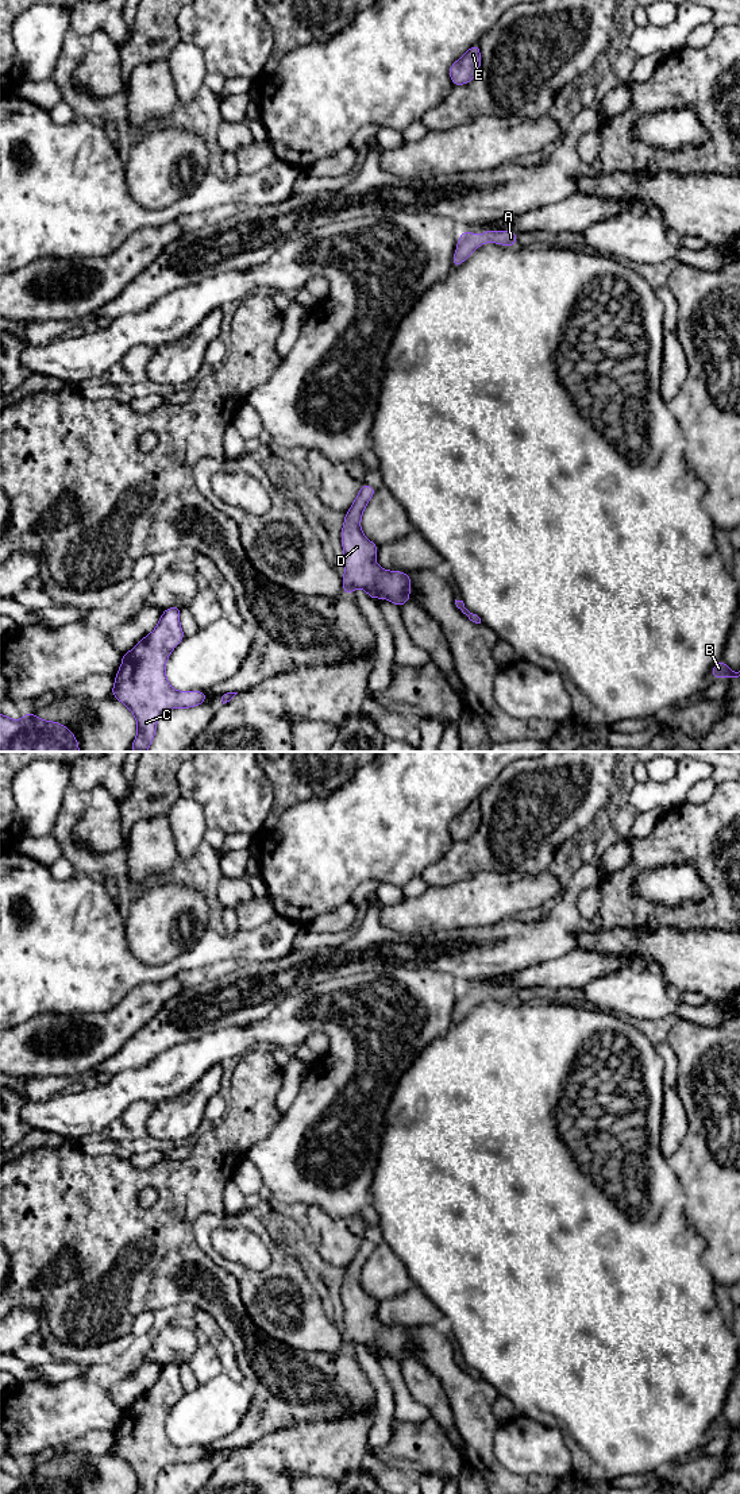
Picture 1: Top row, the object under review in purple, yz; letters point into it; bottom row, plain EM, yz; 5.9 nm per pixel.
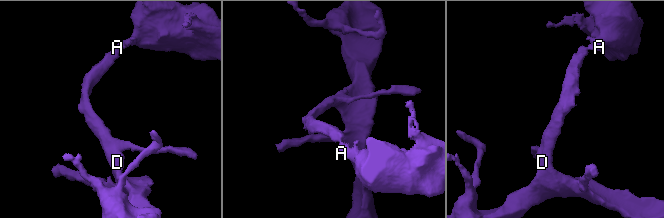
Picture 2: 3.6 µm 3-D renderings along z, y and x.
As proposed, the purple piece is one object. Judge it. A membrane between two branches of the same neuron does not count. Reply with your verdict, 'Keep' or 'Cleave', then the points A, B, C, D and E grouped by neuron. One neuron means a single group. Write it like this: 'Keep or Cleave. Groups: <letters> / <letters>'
Keep. Groups: A B C D E

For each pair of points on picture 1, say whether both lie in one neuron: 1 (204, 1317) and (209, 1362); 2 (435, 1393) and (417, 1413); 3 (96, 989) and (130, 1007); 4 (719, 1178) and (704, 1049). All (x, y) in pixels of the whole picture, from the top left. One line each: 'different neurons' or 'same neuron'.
1: different neurons
2: different neurons
3: different neurons
4: same neuron

